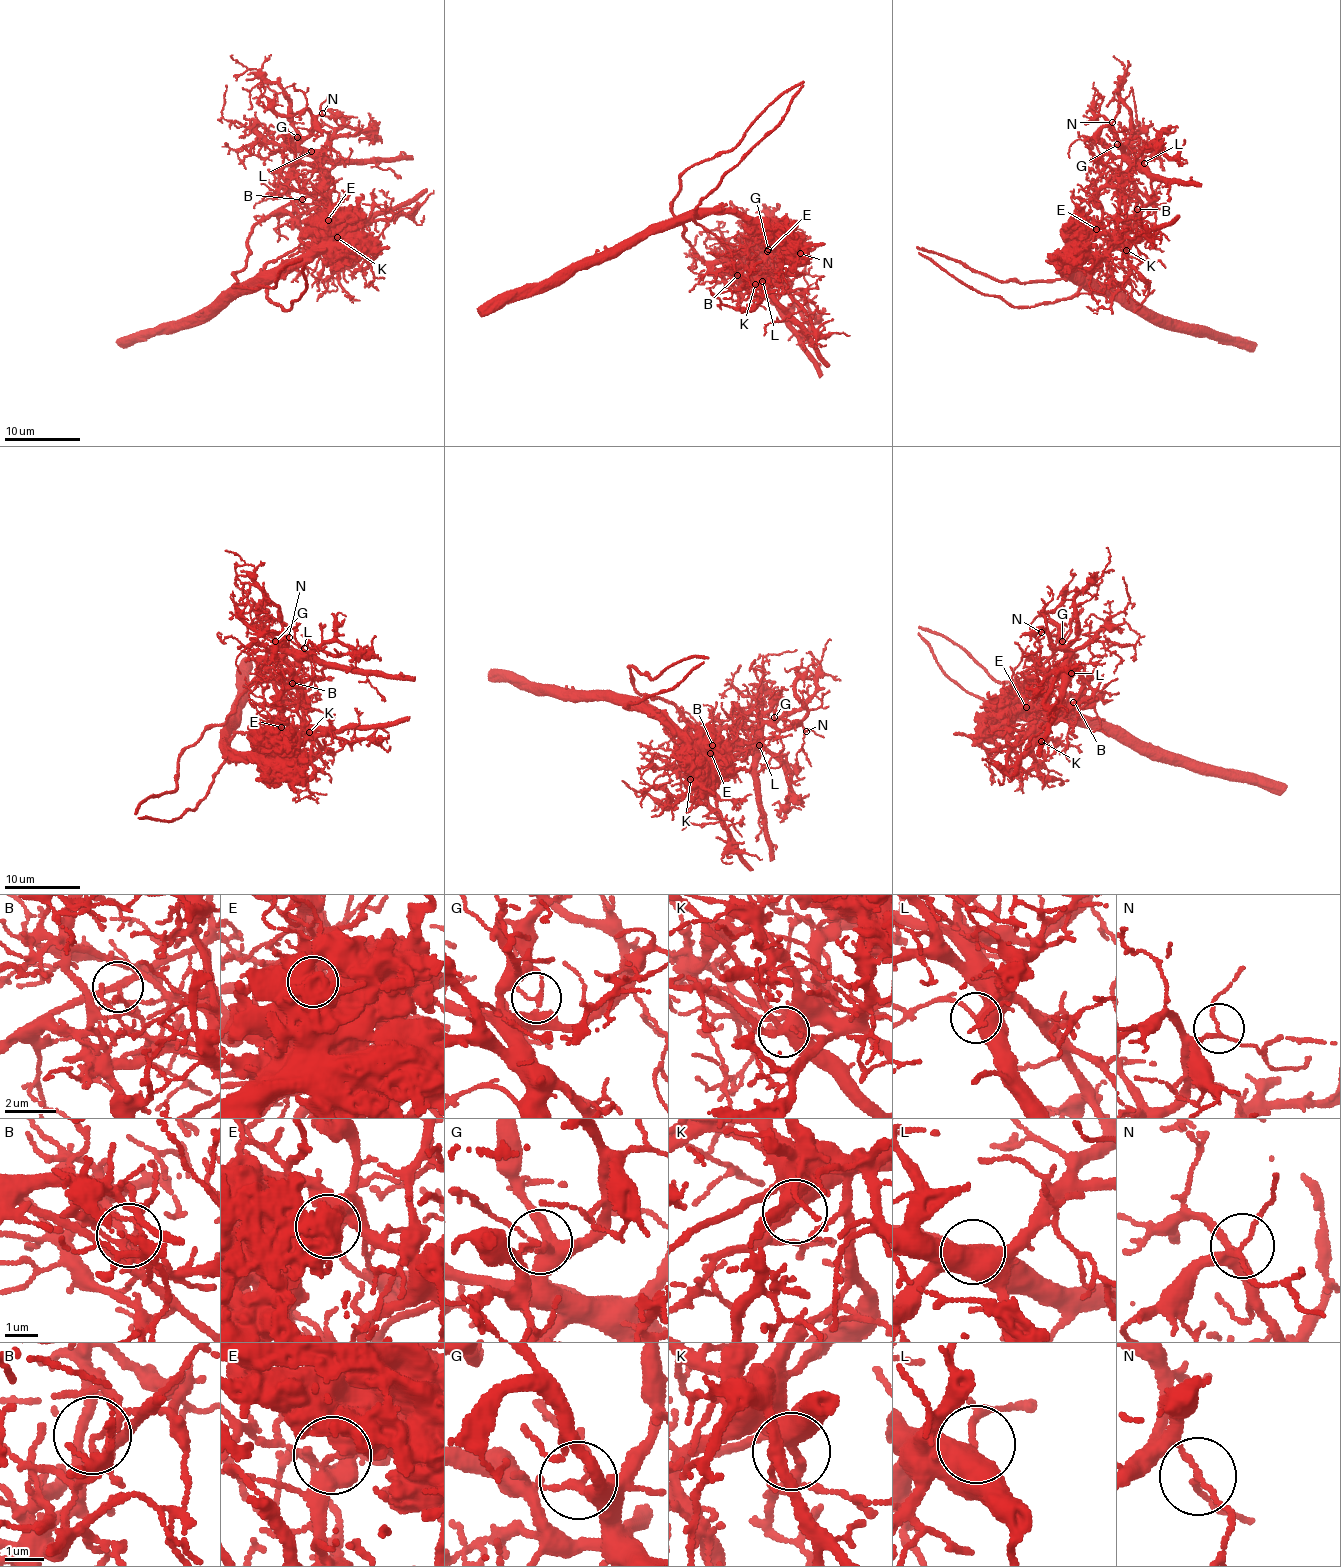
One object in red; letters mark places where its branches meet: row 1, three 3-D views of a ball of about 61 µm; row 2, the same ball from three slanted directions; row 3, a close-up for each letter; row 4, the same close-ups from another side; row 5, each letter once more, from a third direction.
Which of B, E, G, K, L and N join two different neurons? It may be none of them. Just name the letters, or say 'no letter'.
B, E

